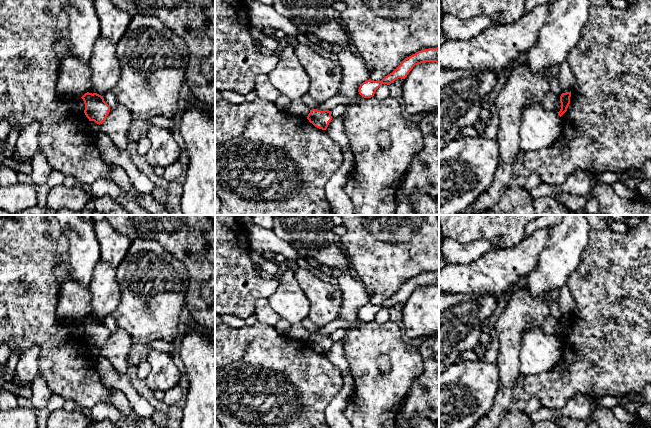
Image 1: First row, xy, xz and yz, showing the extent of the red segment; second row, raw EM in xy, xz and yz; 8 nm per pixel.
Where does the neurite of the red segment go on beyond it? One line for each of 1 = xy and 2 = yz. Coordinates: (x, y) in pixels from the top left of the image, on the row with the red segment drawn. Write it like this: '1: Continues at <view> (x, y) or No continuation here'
1: No continuation here
2: No continuation here

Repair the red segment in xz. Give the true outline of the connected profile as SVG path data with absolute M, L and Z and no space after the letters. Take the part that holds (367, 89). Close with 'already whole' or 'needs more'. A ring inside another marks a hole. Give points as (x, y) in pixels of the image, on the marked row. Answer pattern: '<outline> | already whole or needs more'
M439 47L421 50L405 58L392 73L385 76L381 81L369 79L363 82L358 92L364 98L371 98L382 84L390 85L398 78L405 79L415 65L426 62L439 63Z | already whole

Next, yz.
M571 91L562 93L560 96L561 109L559 112L557 112L560 117L567 111L567 108L570 104L570 97Z | already whole

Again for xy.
M87 92L81 98L85 104L84 113L89 121L102 124L110 112L110 106L104 101L103 96Z | already whole

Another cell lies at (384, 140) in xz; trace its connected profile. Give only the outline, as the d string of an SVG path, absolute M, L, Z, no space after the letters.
M387 132L378 133L378 144L381 149L387 149L391 145L391 138Z

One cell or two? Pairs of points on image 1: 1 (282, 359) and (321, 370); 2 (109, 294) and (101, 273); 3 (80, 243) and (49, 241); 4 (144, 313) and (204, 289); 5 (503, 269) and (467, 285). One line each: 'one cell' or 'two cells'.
1: one cell
2: one cell
3: two cells
4: two cells
5: one cell

